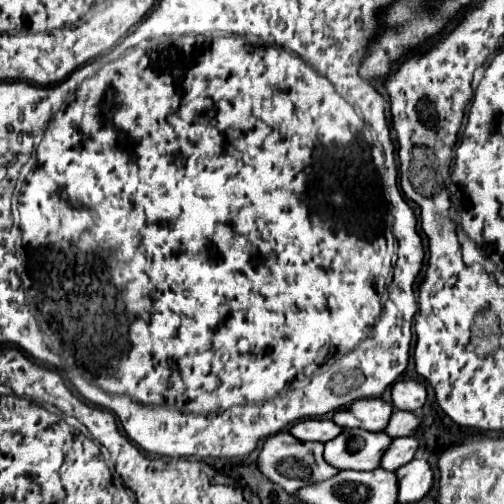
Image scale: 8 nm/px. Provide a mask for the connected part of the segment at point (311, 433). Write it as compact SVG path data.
M322 418L322 420L302 420L294 426L288 428L292 436L296 436L298 440L310 440L310 442L328 442L332 438L336 438L340 432L344 432L344 428L340 428L338 424L334 424L330 418Z

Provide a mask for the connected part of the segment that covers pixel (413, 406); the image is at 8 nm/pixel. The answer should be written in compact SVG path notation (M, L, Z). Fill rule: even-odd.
M404 380L392 386L392 402L396 410L418 410L424 406L426 396L426 388L416 380Z

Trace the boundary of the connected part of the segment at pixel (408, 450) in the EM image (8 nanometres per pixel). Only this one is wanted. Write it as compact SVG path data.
M408 436L408 438L396 438L390 448L386 450L386 454L382 456L382 462L380 466L384 470L390 470L390 472L396 472L400 466L408 464L412 458L414 458L414 452L418 450L418 440L414 436Z

